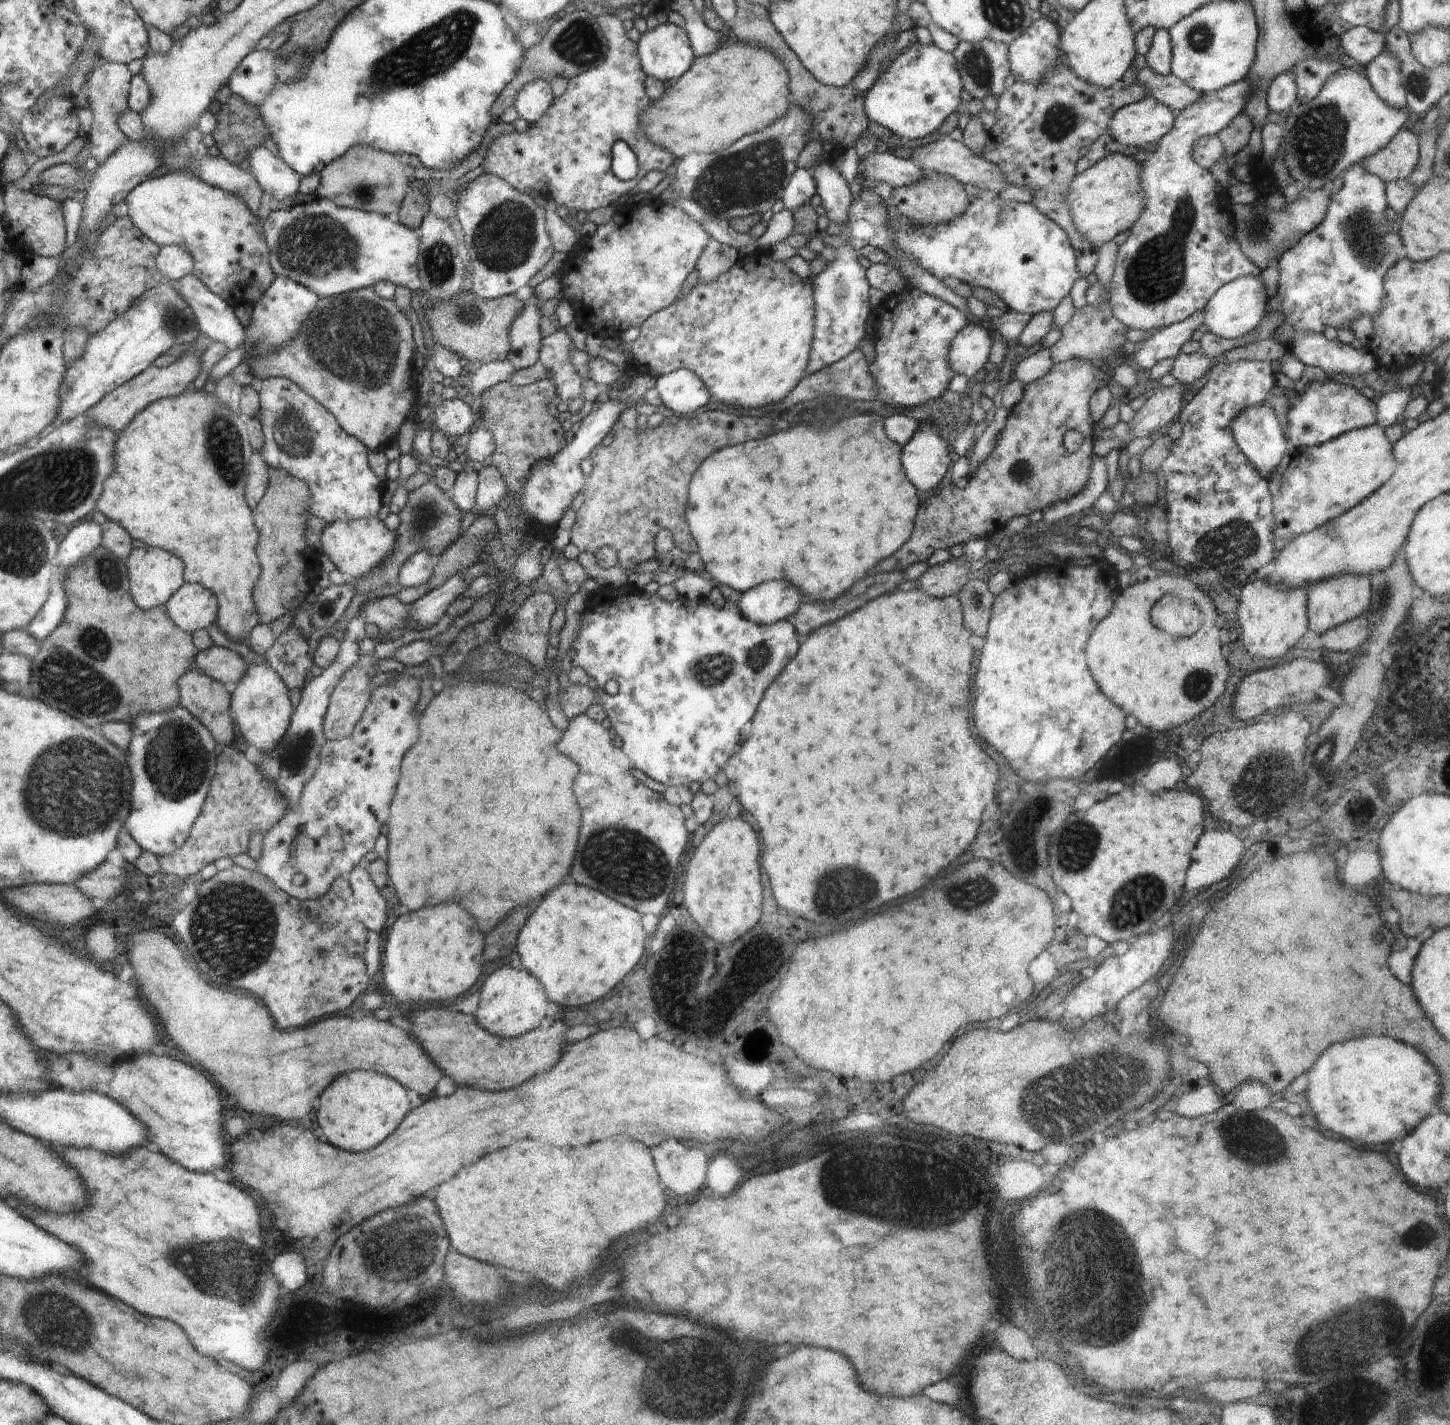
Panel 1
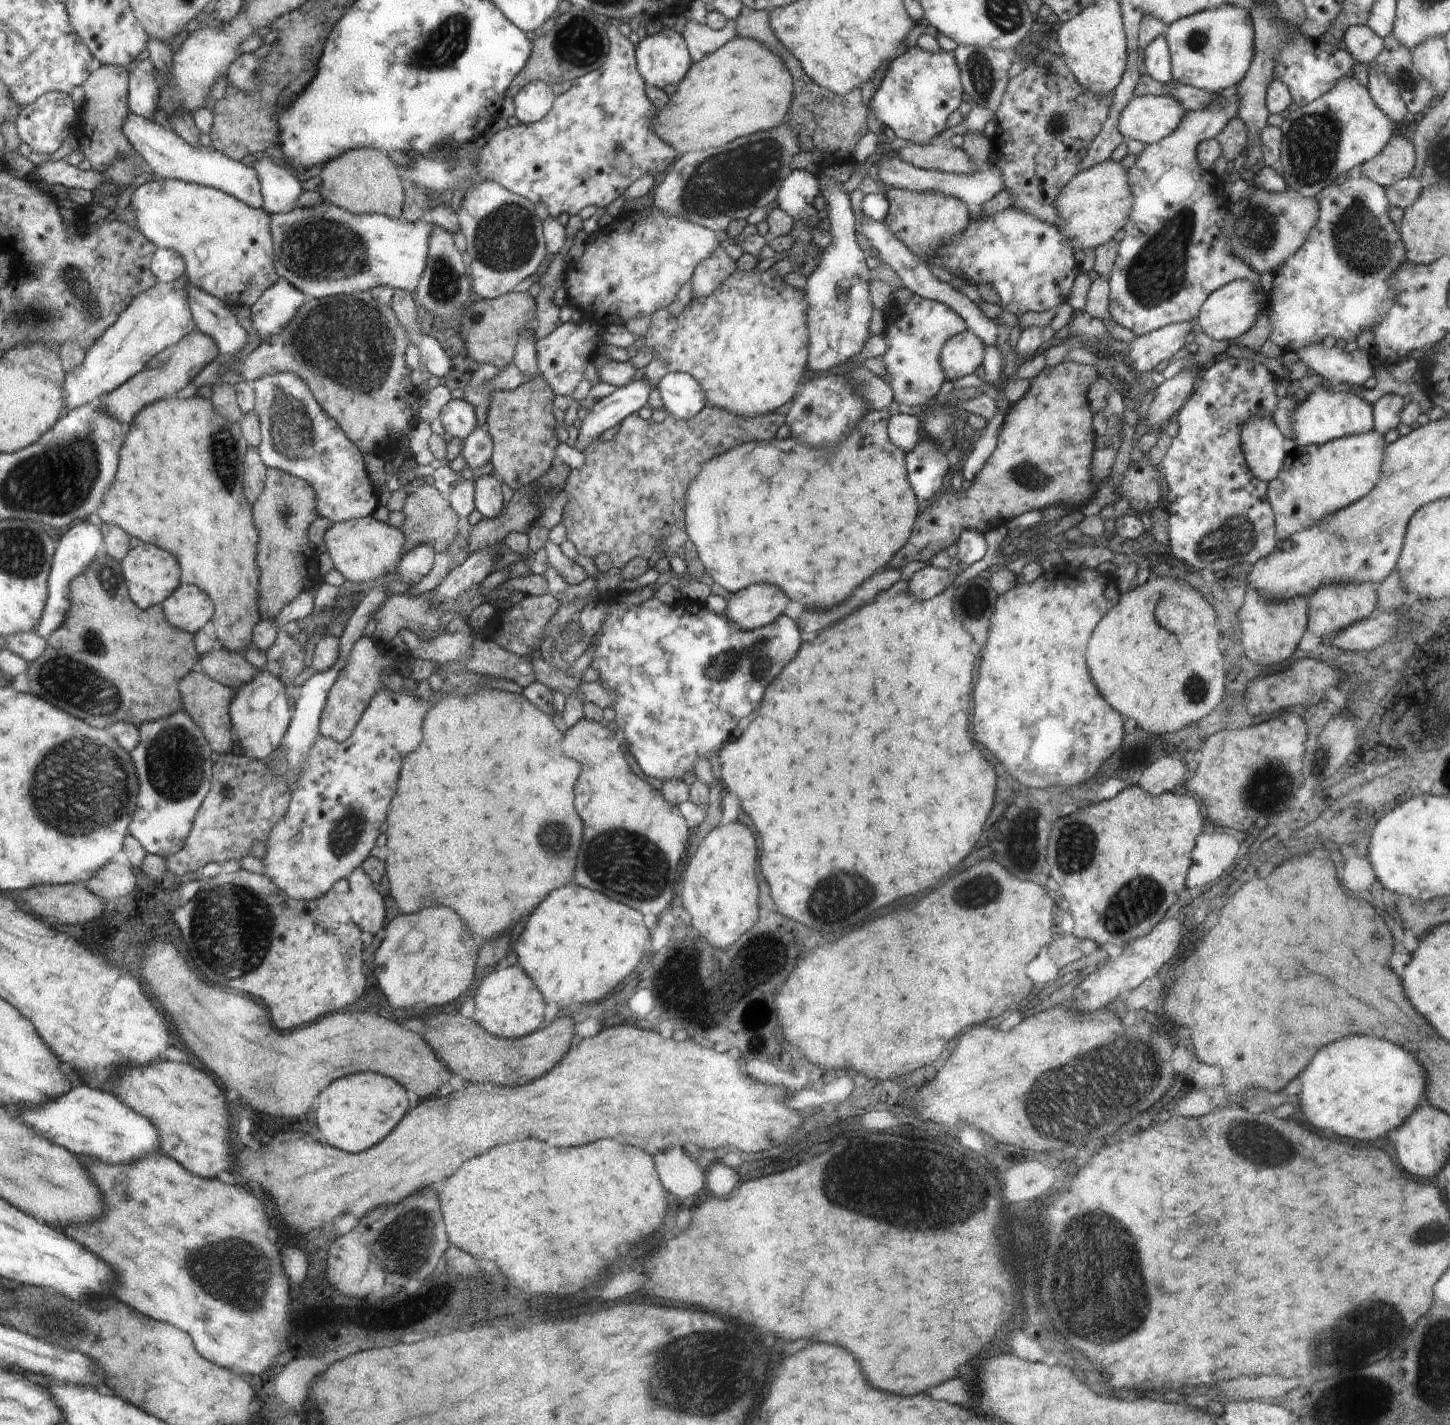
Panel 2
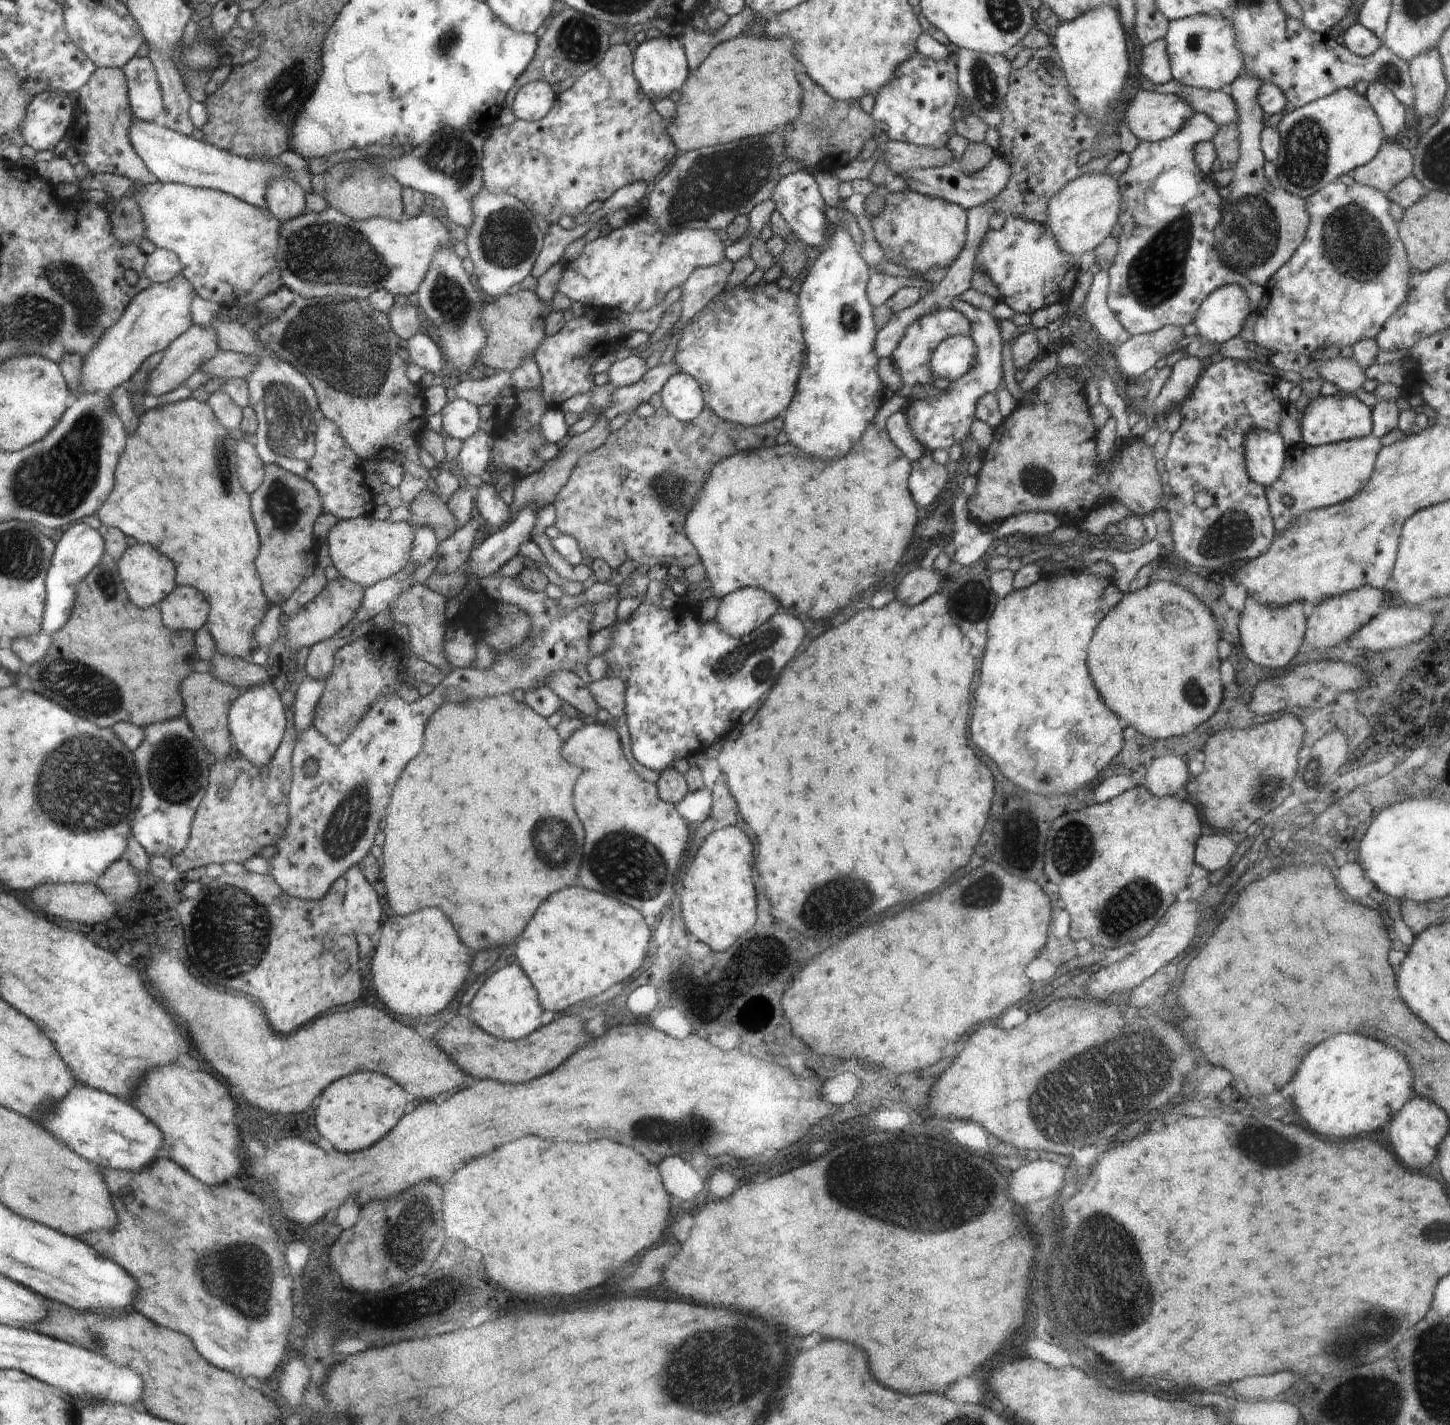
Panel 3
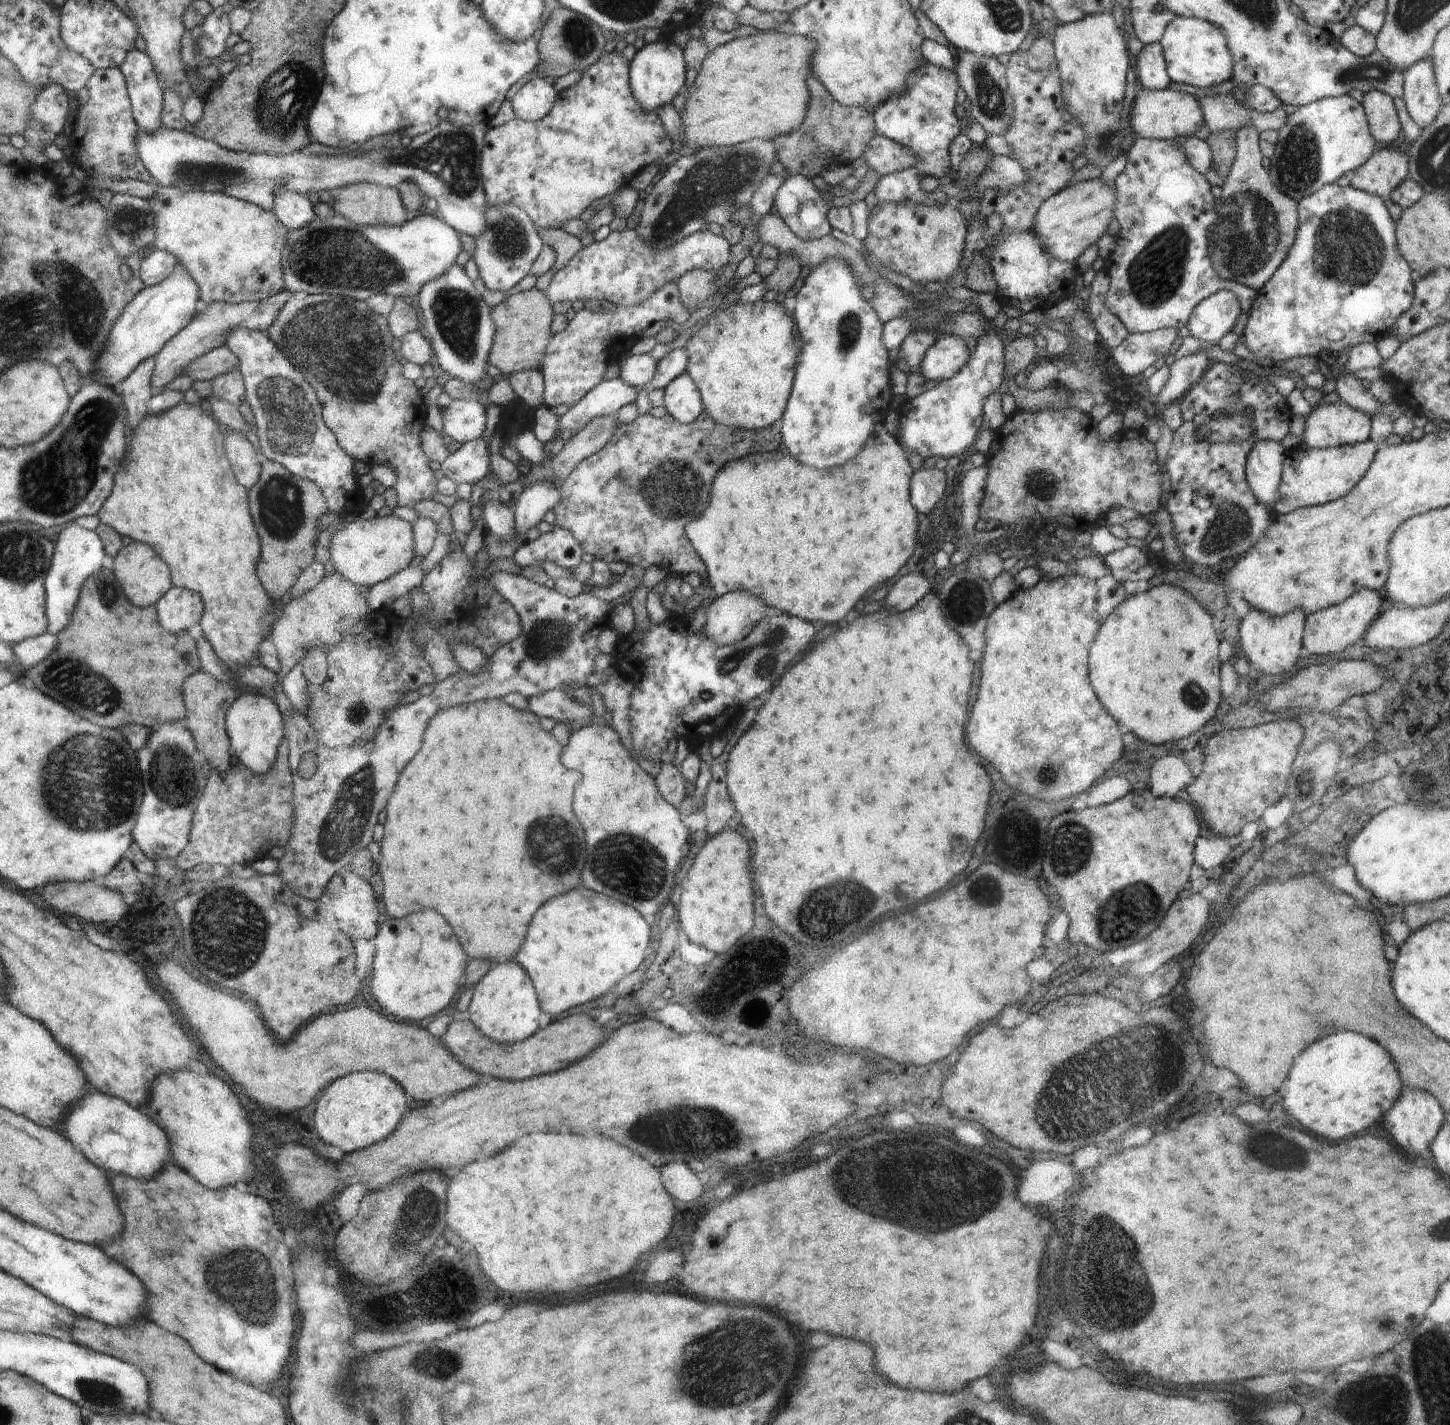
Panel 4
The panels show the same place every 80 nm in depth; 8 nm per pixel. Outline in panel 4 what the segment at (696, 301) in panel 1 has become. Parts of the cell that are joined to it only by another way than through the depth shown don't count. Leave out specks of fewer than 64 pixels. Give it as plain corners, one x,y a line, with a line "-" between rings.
764,297
755,302
736,301
731,306
717,311
708,324
699,328
697,333
685,342
685,351
689,354
686,372
697,381
704,397
706,412
720,425
746,431
759,431
779,423
789,400
792,380
796,378
796,356
798,346
794,340
795,320
789,310
784,310
779,297

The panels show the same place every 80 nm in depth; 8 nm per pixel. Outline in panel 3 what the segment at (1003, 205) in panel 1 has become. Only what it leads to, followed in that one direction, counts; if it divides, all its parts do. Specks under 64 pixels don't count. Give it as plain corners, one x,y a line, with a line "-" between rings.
1015,216
1005,217
1000,230
988,229
976,251
976,265
997,286
1000,301
1016,314
1031,315
1054,302
1066,304
1064,298
1071,296
1072,284
1080,273
1076,258
1061,247
1048,227

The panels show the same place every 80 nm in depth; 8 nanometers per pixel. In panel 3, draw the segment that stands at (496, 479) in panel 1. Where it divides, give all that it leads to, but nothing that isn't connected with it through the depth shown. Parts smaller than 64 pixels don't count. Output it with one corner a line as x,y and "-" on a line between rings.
484,483
475,489
477,506
481,512
481,520
497,530
509,524
509,507
492,483

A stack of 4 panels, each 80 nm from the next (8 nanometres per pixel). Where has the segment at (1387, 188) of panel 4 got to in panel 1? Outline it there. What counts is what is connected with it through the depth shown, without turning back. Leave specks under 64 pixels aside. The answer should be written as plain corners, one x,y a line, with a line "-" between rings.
1415,126
1400,129
1384,148
1363,158
1361,164
1385,184
1409,179
1419,161
1417,135

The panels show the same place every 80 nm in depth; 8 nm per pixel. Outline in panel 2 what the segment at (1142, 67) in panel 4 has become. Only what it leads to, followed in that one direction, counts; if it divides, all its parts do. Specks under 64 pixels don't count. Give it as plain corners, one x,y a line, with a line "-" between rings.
1164,34
1157,36
1145,49
1143,58
1146,74
1162,84
1168,84
1171,75
1171,56

